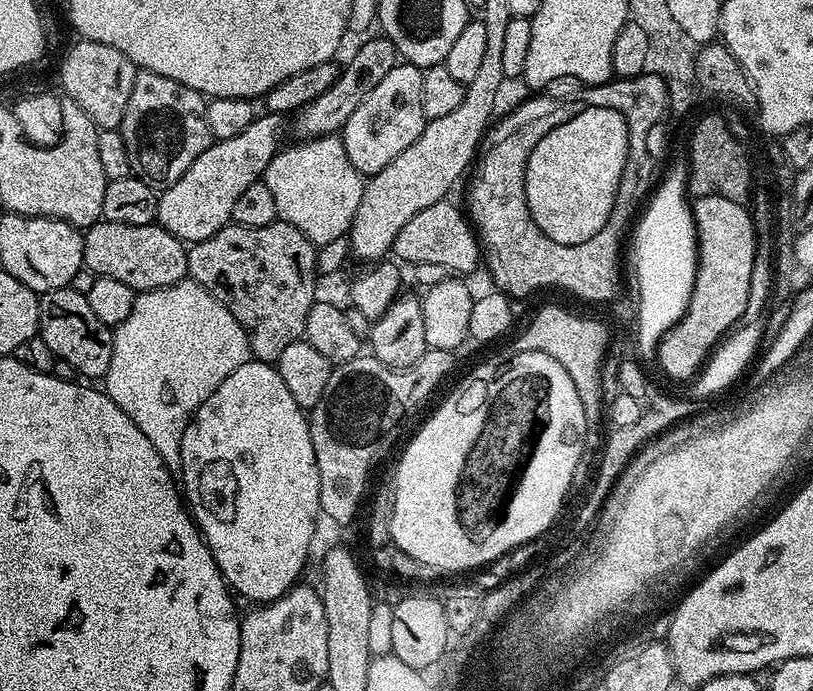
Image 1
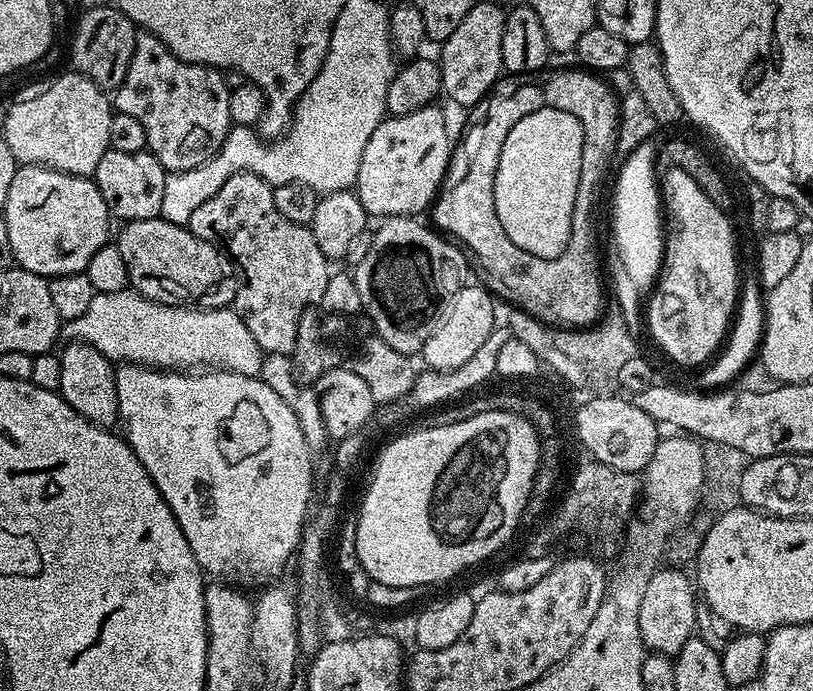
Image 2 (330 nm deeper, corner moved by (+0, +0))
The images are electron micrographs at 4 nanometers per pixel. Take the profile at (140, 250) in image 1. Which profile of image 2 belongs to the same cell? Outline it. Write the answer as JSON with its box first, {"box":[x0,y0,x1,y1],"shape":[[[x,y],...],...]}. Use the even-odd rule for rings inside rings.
{"box":[114,218,236,308],"shape":[[[163,218],[129,220],[114,243],[122,250],[128,283],[141,296],[159,304],[227,308],[236,299],[236,265],[221,249],[198,238],[185,225]]]}

